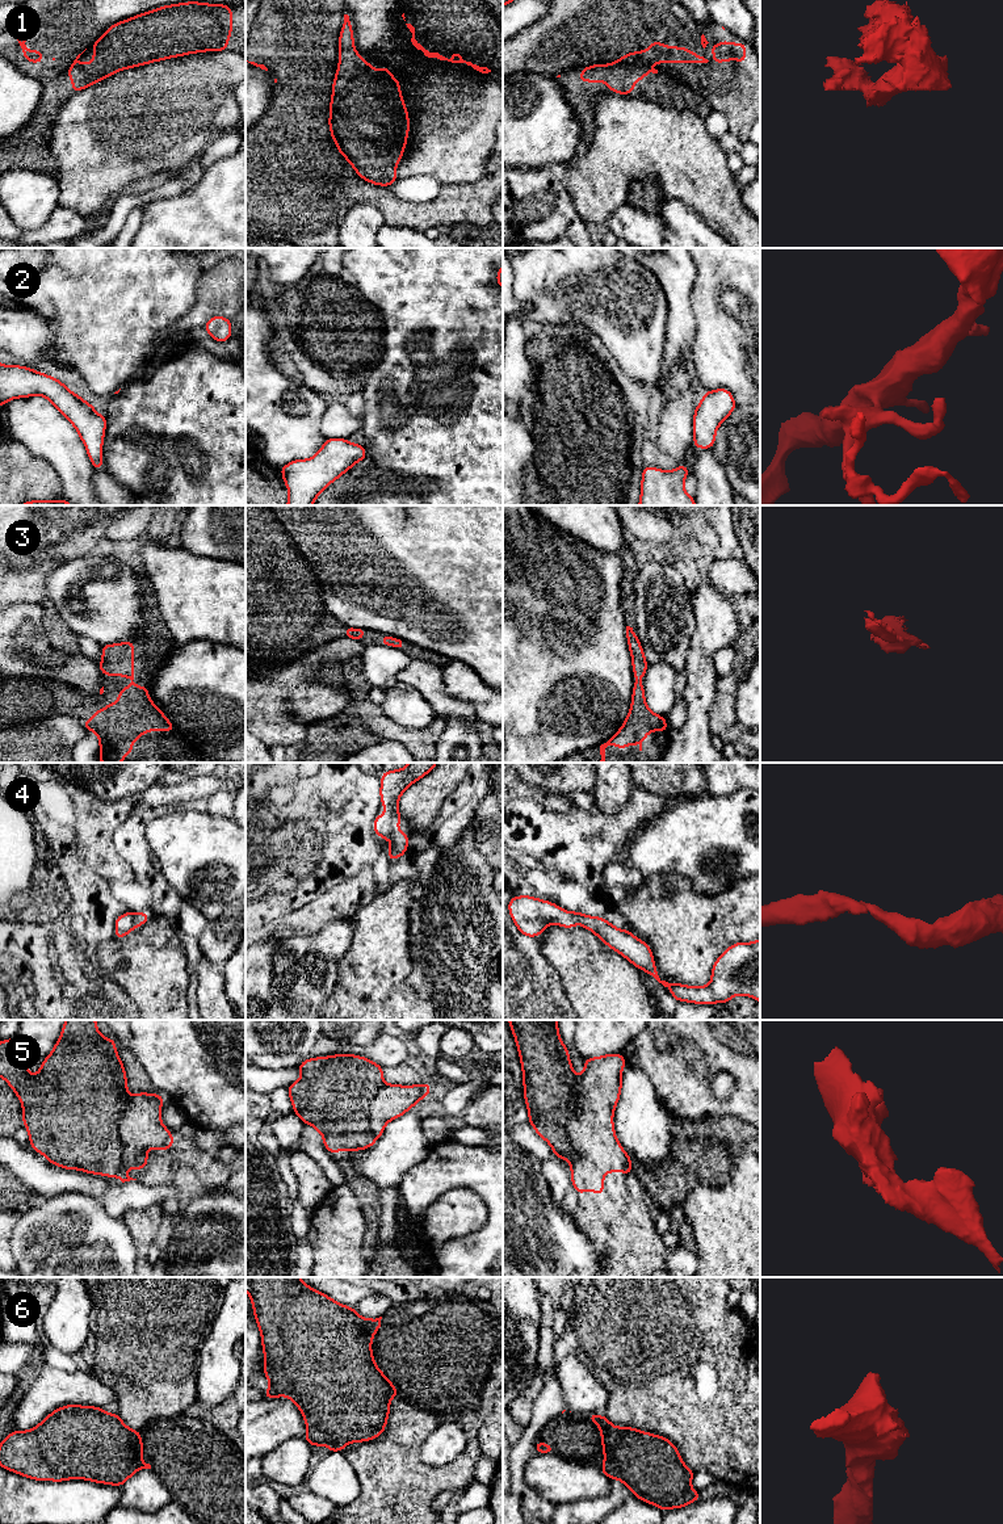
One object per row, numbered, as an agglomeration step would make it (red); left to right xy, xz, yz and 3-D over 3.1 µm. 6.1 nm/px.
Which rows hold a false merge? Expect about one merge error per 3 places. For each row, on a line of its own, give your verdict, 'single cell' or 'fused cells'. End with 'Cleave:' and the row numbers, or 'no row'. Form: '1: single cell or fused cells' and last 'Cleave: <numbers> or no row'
1: fused cells
2: single cell
3: single cell
4: single cell
5: fused cells
6: single cell
Cleave: 1, 5

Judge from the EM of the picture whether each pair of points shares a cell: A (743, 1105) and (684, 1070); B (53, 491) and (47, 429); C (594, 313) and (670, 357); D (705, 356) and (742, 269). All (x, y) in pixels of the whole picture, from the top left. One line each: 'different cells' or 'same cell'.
A: same cell
B: different cells
C: different cells
D: same cell

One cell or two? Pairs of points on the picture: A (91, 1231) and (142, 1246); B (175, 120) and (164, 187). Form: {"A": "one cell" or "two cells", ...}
{"A": "two cells", "B": "two cells"}

